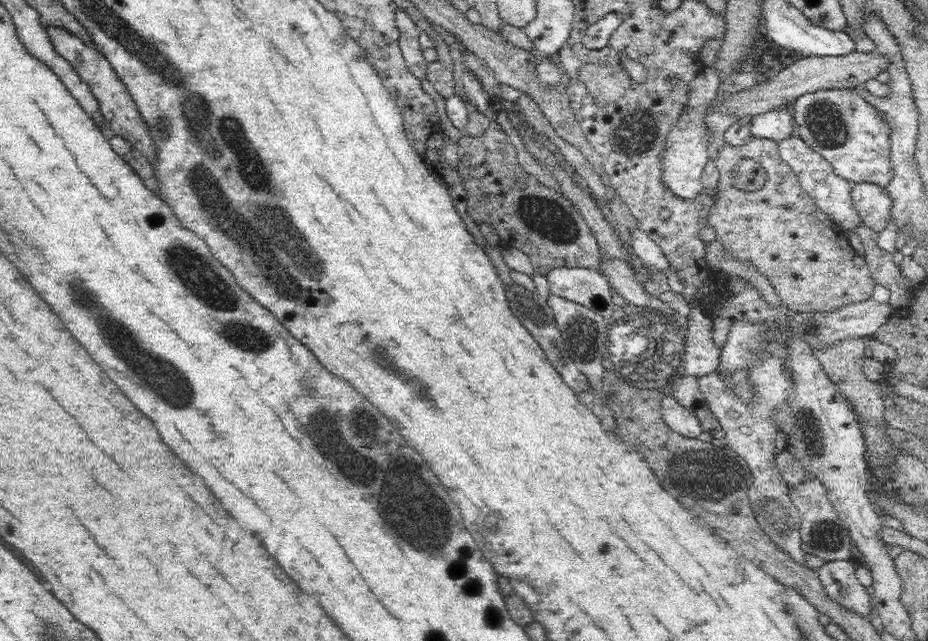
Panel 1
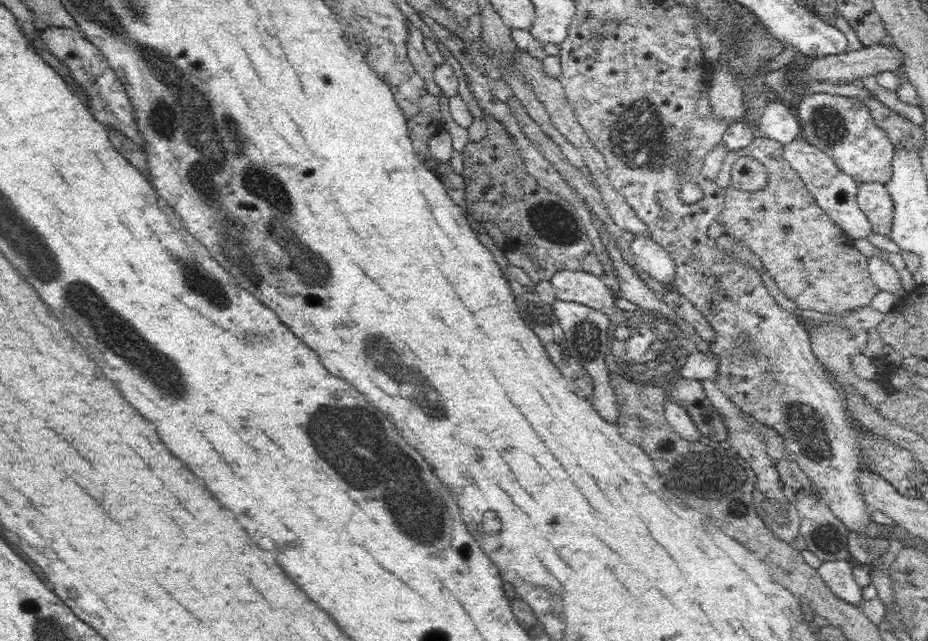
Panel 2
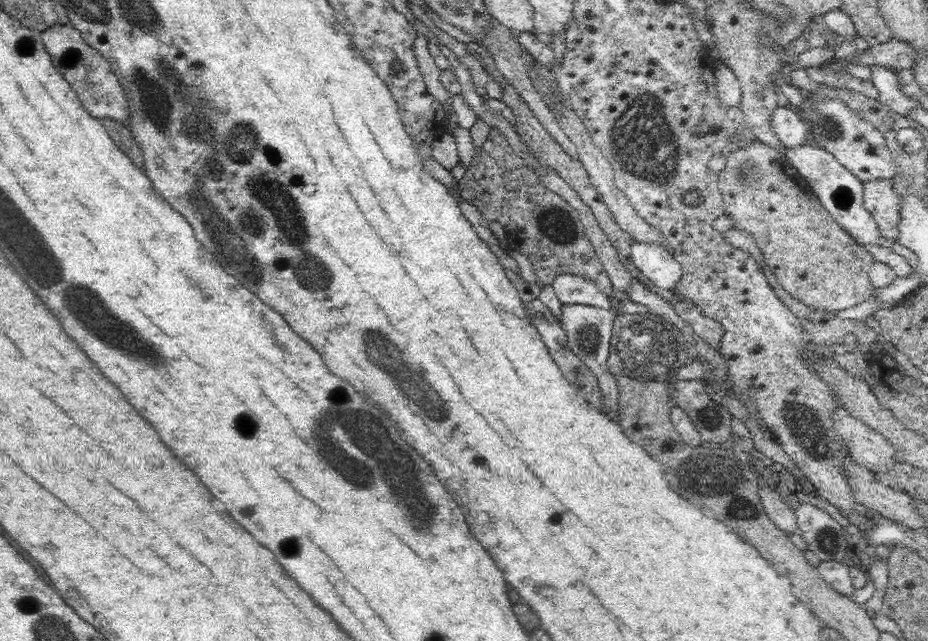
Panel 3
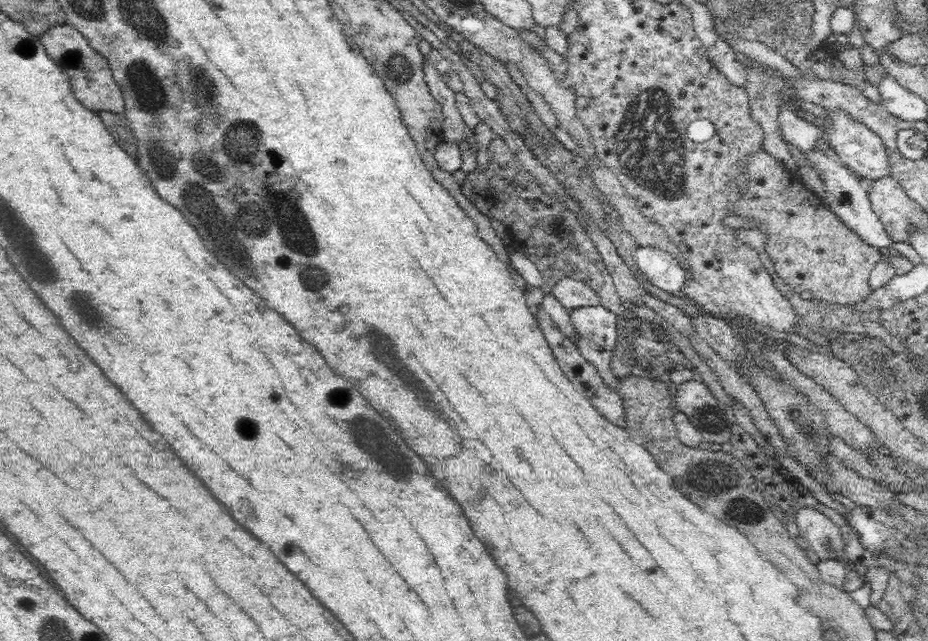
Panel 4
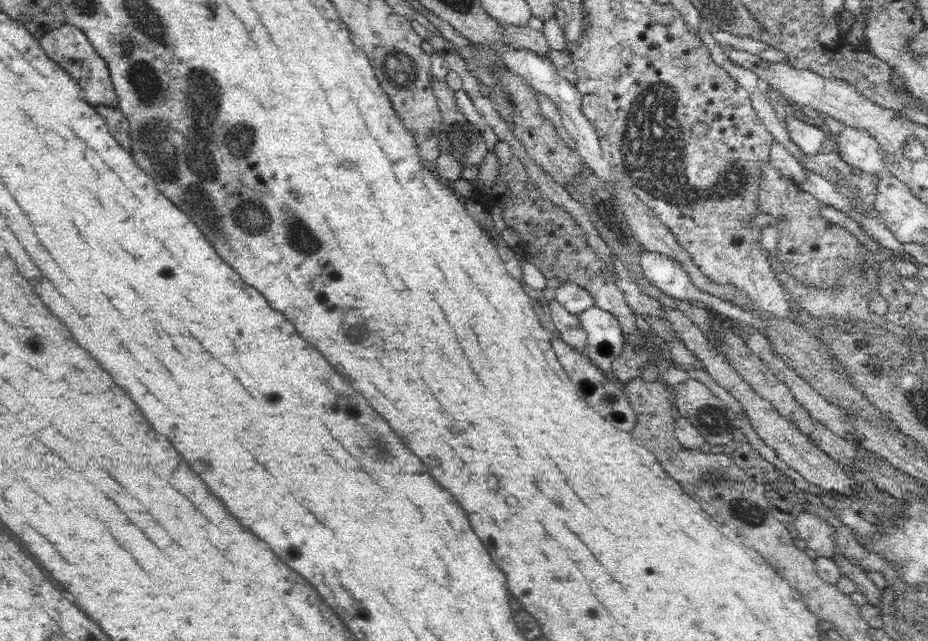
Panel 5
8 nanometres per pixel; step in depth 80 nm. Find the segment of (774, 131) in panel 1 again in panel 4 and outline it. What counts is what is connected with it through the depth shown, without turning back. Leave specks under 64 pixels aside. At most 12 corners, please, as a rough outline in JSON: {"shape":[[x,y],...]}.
{"shape":[[792,104],[778,119],[783,139],[809,153],[823,129],[799,117]]}

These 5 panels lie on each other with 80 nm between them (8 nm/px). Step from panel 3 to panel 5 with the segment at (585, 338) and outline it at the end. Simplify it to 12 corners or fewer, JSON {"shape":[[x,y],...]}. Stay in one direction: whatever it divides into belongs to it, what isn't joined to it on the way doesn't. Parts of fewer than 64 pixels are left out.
{"shape":[[598,306],[577,317],[584,353],[606,376],[625,342],[620,322]]}

